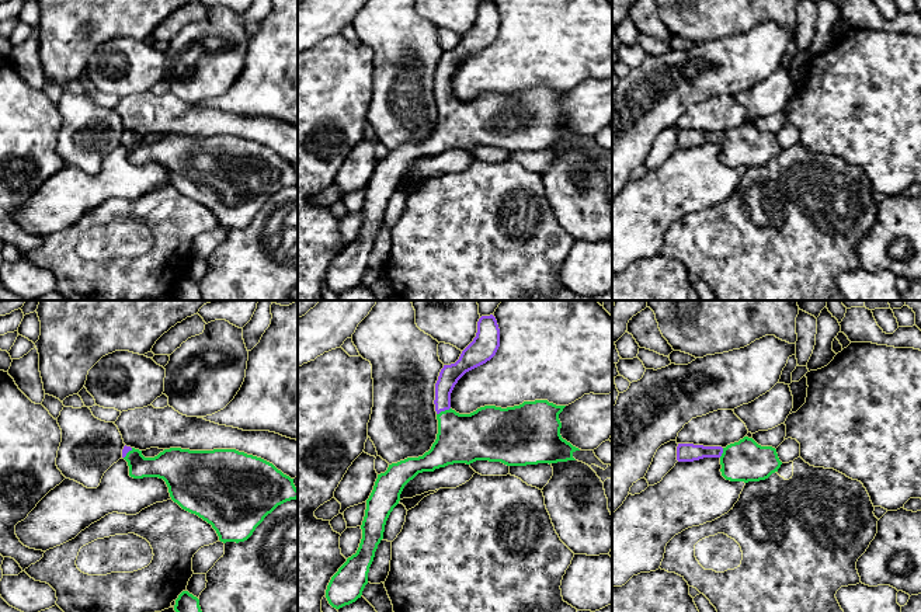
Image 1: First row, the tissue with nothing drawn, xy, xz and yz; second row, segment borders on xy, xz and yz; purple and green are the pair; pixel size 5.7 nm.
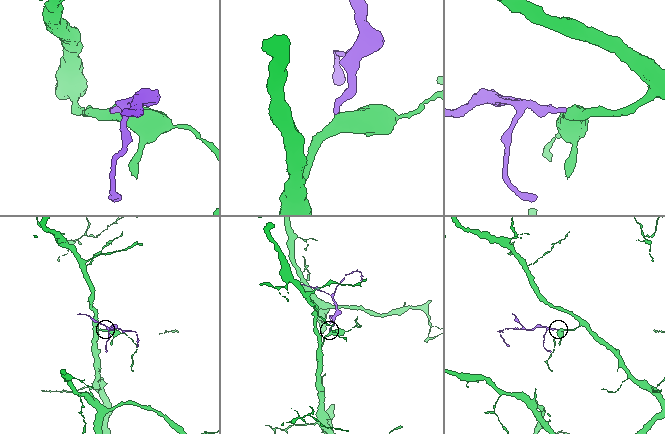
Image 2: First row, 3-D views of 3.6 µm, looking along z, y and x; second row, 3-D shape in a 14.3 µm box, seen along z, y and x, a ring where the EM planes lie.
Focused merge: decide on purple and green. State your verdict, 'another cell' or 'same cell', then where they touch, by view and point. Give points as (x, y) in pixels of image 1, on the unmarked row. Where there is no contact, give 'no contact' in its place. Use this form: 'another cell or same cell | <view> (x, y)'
same cell | xz (442, 96)

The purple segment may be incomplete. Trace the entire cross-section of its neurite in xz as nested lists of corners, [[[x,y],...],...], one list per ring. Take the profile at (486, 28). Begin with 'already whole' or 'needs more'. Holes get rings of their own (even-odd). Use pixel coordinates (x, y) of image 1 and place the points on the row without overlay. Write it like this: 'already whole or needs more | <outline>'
needs more | [[[482,1],[473,27],[455,49],[441,55],[434,86],[437,125],[423,142],[392,149],[385,159],[378,160],[366,185],[359,233],[327,271],[326,284],[333,293],[340,295],[361,284],[386,206],[399,189],[404,171],[418,159],[476,146],[501,147],[507,152],[576,146],[573,139],[580,135],[560,121],[559,100],[566,91],[535,86],[507,94],[484,91],[470,100],[459,100],[451,94],[451,79],[458,66],[490,46],[498,32],[500,14],[496,3]]]

